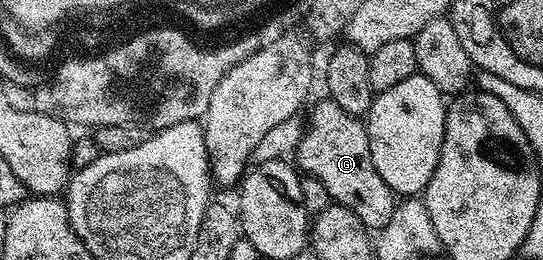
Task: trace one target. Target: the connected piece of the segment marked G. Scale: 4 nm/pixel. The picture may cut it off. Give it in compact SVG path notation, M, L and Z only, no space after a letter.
M322 98L322 103L317 103L313 107L313 112L307 115L307 126L303 137L299 141L295 152L295 163L305 175L315 177L327 185L327 193L334 203L342 203L363 225L369 228L370 232L377 233L381 227L387 225L395 206L395 196L393 190L379 177L375 169L375 161L371 161L371 145L369 144L369 134L365 131L365 124L358 116L347 113L332 99Z

